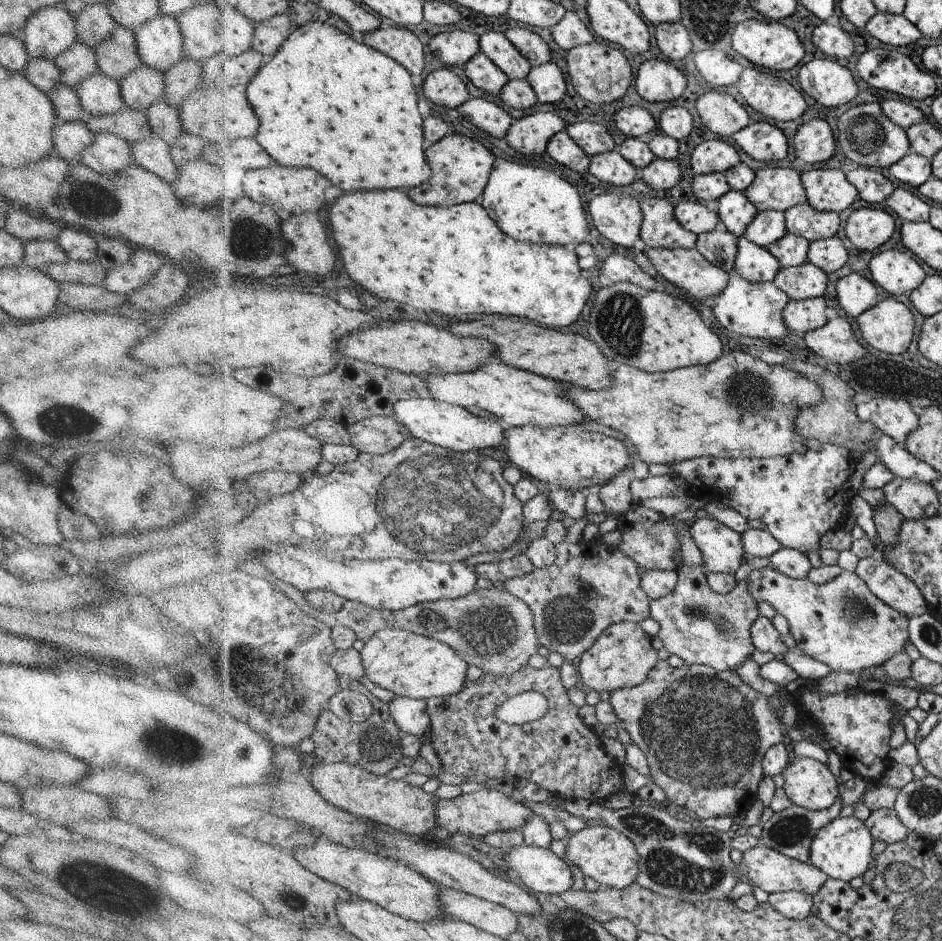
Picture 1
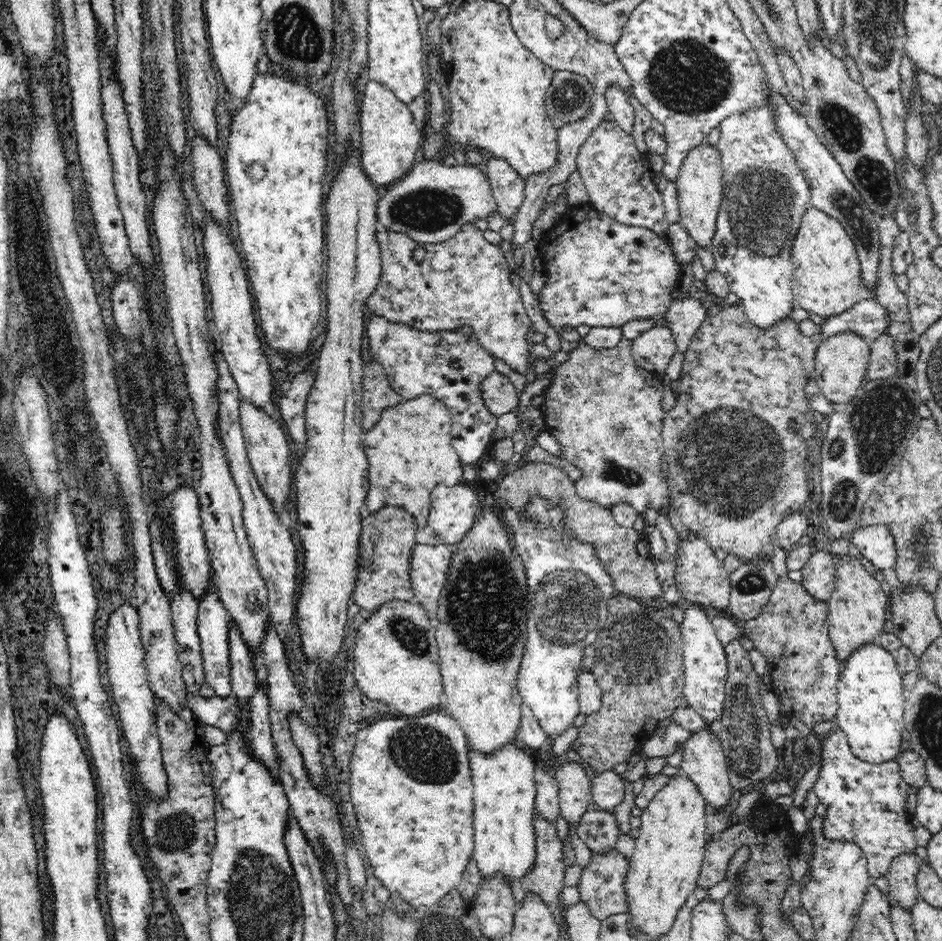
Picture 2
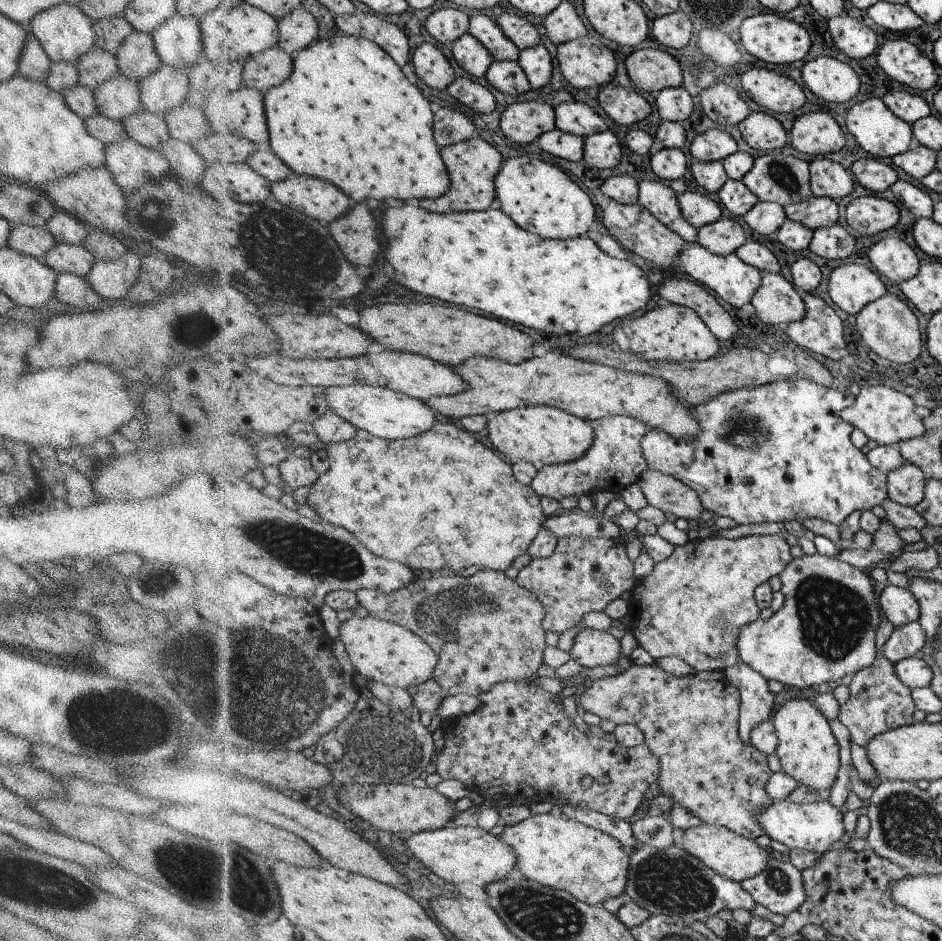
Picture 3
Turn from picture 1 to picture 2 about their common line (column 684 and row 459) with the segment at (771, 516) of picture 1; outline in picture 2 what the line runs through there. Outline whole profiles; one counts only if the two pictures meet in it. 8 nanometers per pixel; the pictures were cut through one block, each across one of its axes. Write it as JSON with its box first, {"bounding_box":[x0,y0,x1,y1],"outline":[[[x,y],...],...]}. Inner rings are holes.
{"bounding_box":[365,315,497,466],"outline":[[[378,315],[370,319],[365,329],[372,358],[384,368],[390,387],[404,400],[421,395],[440,400],[452,416],[452,445],[461,463],[476,466],[497,428],[497,416],[490,413],[481,396],[481,383],[496,371],[496,359],[480,345],[474,334],[456,330],[422,332]],[[453,361],[460,364],[458,370],[452,368]]]}

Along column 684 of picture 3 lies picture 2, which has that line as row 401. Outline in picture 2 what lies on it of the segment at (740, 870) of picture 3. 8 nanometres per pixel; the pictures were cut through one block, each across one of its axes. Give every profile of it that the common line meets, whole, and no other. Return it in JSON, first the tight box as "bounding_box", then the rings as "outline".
{"bounding_box":[815,331,870,403],"outline":[[[852,331],[840,332],[825,338],[815,357],[815,380],[830,403],[850,403],[865,381],[870,357],[870,342]]]}

